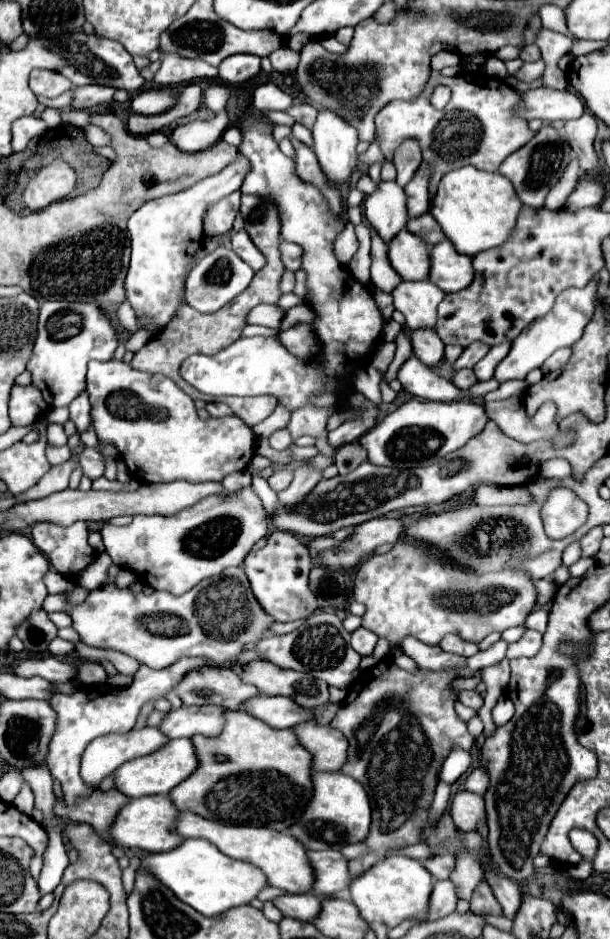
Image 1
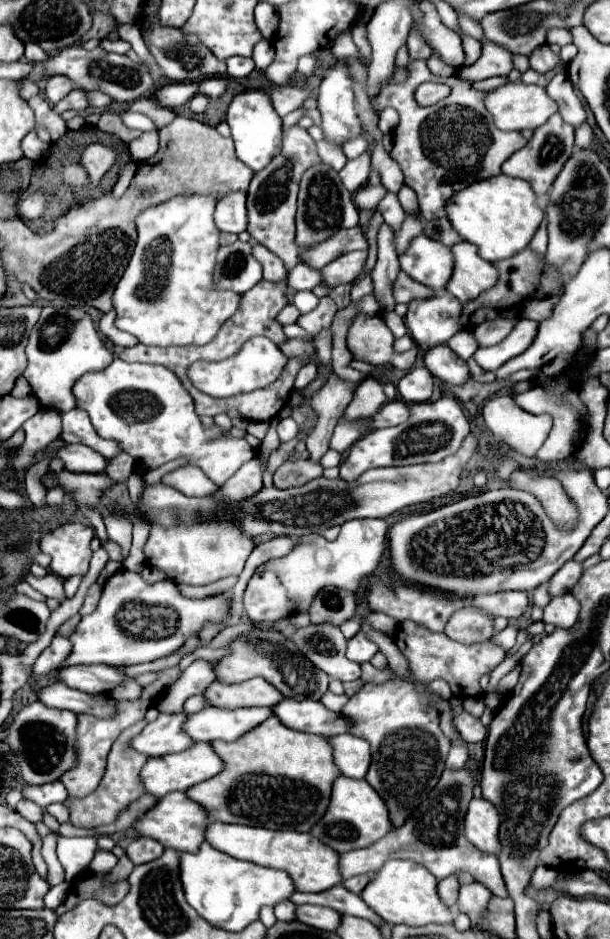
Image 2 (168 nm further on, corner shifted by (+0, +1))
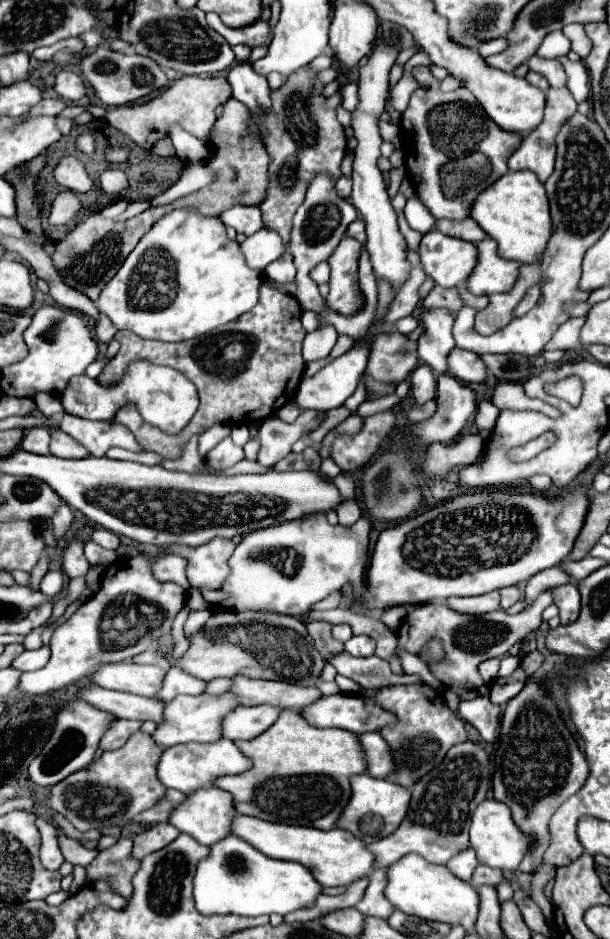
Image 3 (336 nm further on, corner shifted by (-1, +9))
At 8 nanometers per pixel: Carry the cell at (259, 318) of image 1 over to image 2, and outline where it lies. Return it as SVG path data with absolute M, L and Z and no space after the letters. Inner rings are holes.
M287 305L287 307L283 307L283 311L277 315L277 321L283 323L283 325L289 325L289 323L295 323L299 315L301 315L301 313L299 313L293 305Z

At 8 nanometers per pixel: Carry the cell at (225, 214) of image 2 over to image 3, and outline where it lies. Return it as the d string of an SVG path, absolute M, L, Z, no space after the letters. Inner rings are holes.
M232 205L220 215L220 219L224 221L224 225L234 227L238 233L244 235L252 235L262 229L262 215L260 209L254 205Z

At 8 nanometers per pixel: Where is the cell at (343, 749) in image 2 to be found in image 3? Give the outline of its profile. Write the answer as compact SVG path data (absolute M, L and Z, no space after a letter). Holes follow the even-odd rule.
M376 731L358 735L358 741L360 741L362 751L366 755L368 775L378 777L378 779L386 779L386 775L392 773L392 769L394 769L392 753L390 753L390 747L386 745L386 741Z

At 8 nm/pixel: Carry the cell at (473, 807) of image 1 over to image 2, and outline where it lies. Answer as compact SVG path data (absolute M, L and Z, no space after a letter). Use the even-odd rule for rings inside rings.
M473 799L465 817L465 835L479 851L487 855L499 855L499 813L485 799Z

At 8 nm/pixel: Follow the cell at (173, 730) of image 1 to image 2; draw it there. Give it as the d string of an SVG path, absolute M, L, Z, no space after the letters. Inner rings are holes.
M207 707L199 713L193 713L185 721L185 733L195 741L235 741L245 733L253 731L257 725L267 721L273 715L273 709L217 709Z

